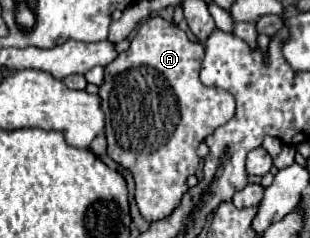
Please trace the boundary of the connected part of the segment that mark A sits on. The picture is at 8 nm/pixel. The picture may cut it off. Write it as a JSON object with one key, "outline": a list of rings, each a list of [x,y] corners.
{"outline":[[[151,16],[139,26],[129,50],[121,52],[105,66],[105,80],[99,86],[99,96],[103,98],[105,112],[105,136],[109,144],[107,154],[133,174],[135,200],[143,218],[149,222],[167,218],[167,214],[179,206],[179,198],[189,188],[185,180],[195,174],[199,166],[197,146],[215,128],[227,124],[235,114],[235,98],[229,92],[201,84],[199,70],[203,54],[205,46],[201,42],[191,42],[175,24],[163,20],[161,16]]]}

